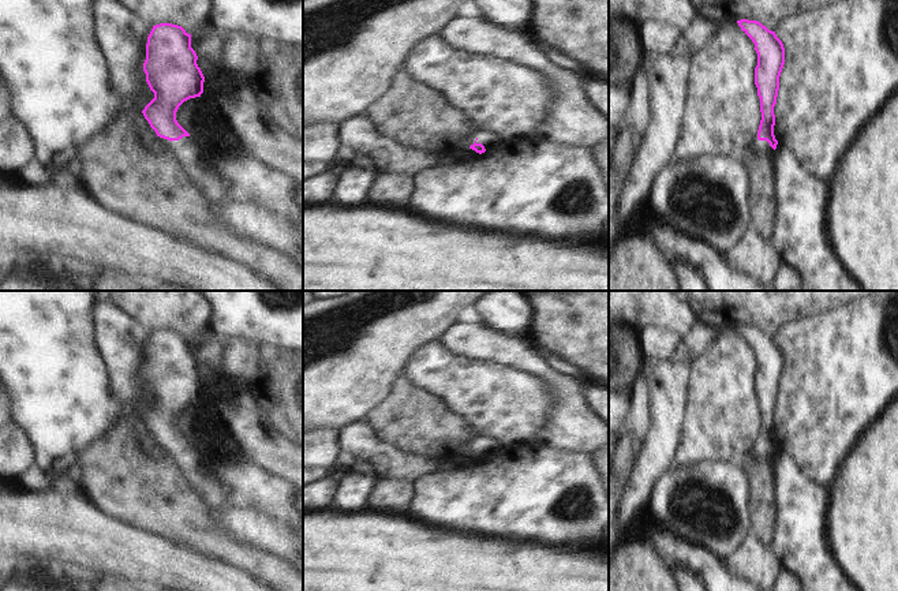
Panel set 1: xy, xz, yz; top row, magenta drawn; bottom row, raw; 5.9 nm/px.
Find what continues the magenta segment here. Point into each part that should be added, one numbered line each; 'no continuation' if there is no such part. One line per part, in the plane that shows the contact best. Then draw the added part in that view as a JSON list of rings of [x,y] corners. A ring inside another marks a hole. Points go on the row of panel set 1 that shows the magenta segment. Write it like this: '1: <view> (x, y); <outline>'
1: xy (254, 221); [[[191,136],[172,141],[172,145],[184,172],[205,194],[228,232],[272,247],[303,269],[303,212],[295,218],[252,199],[242,202],[233,194],[233,180],[209,160]]]

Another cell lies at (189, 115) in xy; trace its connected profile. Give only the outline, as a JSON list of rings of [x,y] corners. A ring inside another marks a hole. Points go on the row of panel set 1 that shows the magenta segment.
[[[195,97],[184,101],[176,112],[177,123],[197,143],[199,143],[203,134],[210,132],[207,124],[201,119],[205,111],[205,101],[201,97]]]

